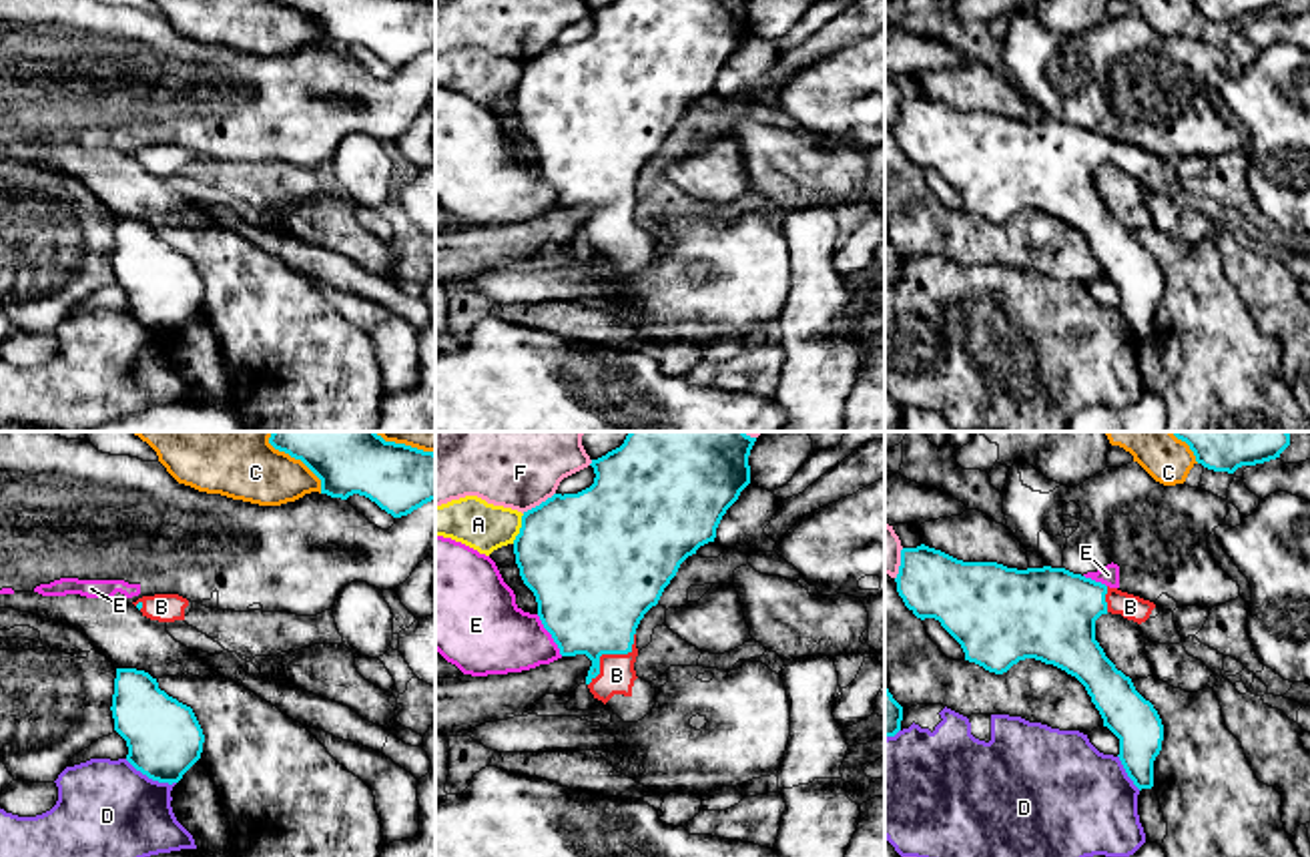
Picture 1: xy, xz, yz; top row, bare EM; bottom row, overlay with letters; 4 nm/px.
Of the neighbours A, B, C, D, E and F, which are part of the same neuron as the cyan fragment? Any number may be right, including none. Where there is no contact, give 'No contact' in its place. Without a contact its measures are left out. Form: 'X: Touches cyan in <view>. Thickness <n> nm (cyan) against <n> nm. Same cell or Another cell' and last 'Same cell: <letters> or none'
A: Touches cyan in xz. Thickness 480 nm (cyan) against 190 nm. Another cell
B: Touches cyan in xz. Thickness 440 nm (cyan) against 140 nm. Same cell
C: Touches cyan in xy. Thickness 190 nm (cyan) against 220 nm. Another cell
D: Touches cyan in xy. Thickness 300 nm (cyan) against 420 nm. Another cell
E: Touches cyan in xz. Thickness 460 nm (cyan) against 320 nm. Another cell
F: Touches cyan in xz. Thickness 480 nm (cyan) against 240 nm. Another cell
Same cell: B

